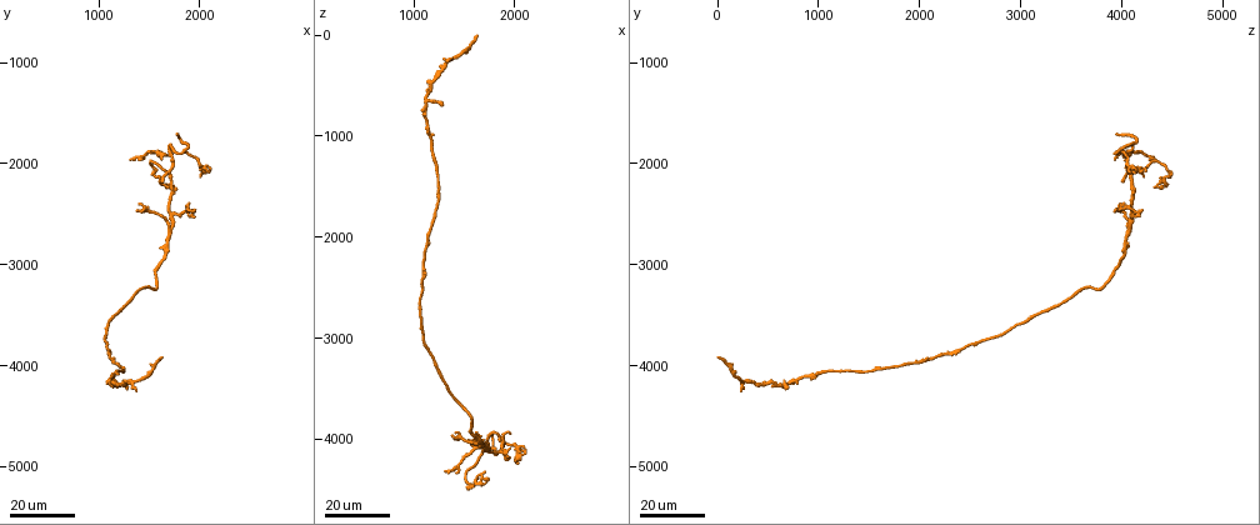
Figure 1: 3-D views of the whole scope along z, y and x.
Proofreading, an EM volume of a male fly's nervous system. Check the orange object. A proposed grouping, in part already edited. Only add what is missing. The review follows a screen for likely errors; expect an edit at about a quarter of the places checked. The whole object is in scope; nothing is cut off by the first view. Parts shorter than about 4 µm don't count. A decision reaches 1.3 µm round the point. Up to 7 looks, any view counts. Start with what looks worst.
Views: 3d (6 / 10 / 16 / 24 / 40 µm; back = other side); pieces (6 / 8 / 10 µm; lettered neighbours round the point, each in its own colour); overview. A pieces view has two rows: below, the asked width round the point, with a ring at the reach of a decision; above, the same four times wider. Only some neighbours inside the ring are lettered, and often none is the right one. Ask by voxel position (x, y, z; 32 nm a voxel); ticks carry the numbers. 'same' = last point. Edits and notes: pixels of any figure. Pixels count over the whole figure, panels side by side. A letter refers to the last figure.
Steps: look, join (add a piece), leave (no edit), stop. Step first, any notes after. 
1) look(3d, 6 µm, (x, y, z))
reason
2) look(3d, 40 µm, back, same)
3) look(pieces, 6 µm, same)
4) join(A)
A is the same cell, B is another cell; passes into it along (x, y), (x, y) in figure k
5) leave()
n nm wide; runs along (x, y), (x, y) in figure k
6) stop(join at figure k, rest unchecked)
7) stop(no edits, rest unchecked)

look(3d, 16 µm, (1600, 3900, 20))
long arm stops here

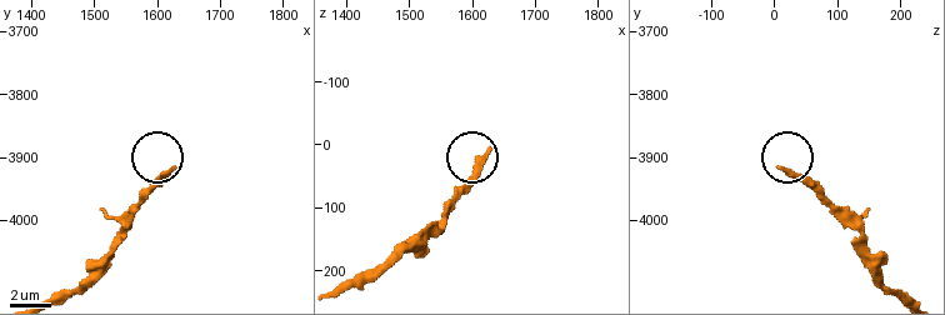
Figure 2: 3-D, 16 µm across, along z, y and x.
look(pieces, 6 µm, (1625, 3915, 10))
what lies round it

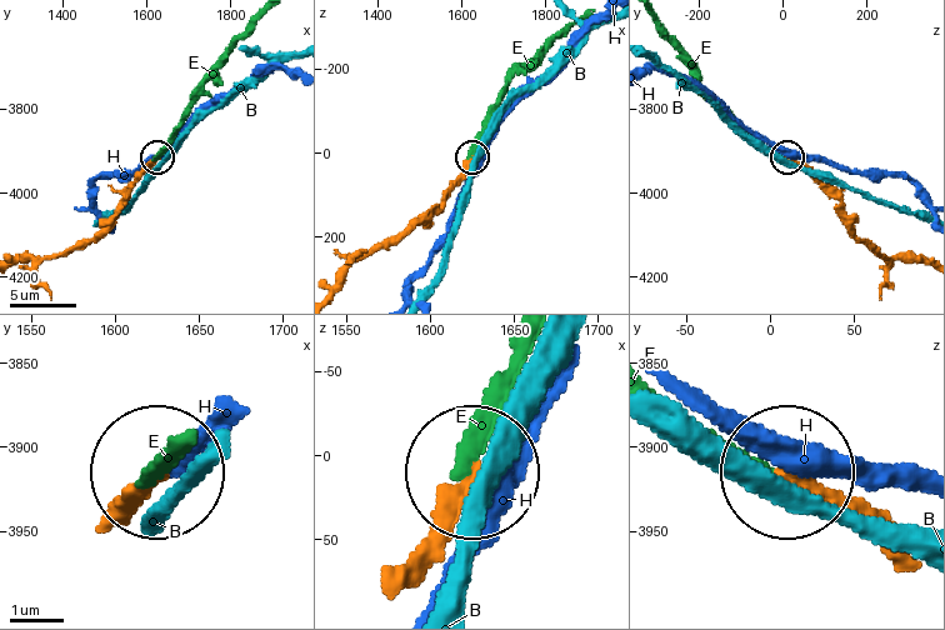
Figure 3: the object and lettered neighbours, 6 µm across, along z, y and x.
join(E)
E is the same cell, B and H are other cells; passes into it along (109, 523), (168, 451) in figure 3; the neuron continues

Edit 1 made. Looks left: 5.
look(overview)

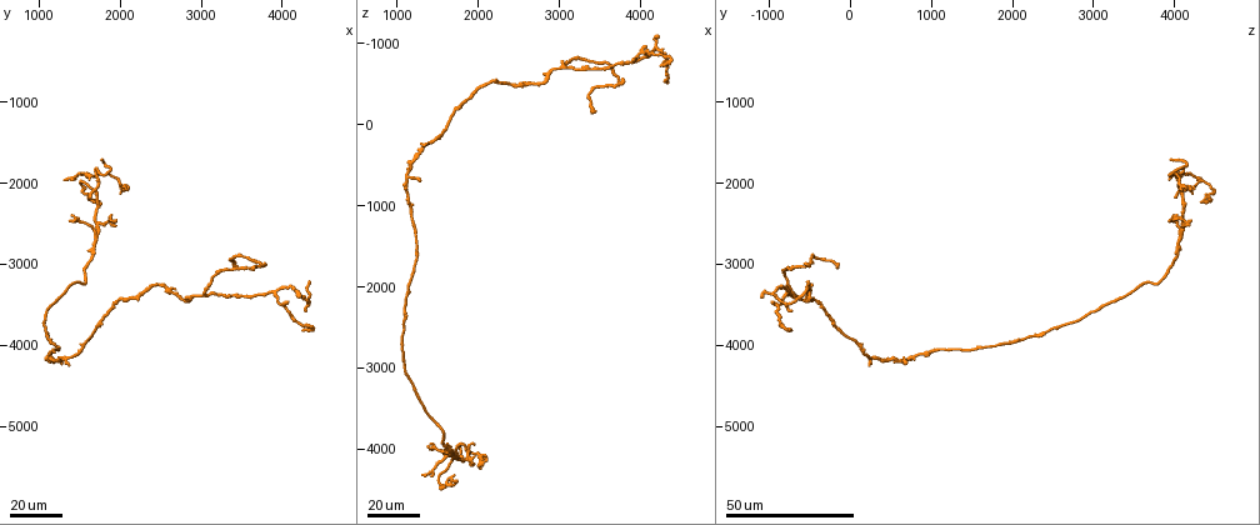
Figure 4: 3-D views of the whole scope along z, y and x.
look(3d, 40 µm, (1300, 4200, 700))
free end

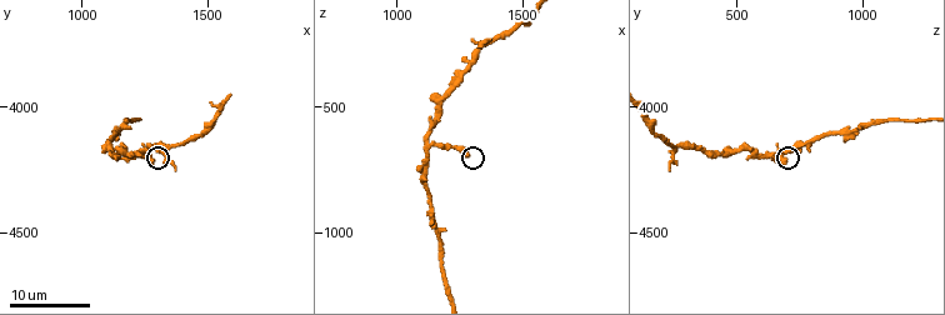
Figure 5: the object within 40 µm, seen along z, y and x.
look(pieces, 6 µm, (1280, 4210, 690))

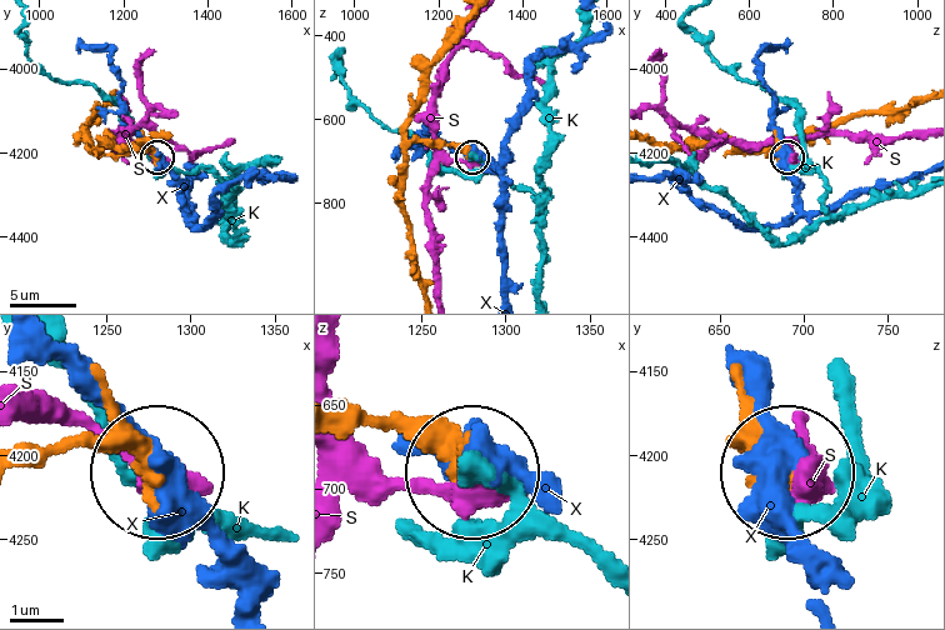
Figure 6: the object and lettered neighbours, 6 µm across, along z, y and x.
leave()
K, S and X are other cells; runs along (26, 461), (120, 449), (156, 471) in figure 6; no lettered piece goes on from it

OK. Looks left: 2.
look(3d, 24 µm, (1660, 2180, 4000))
an open end

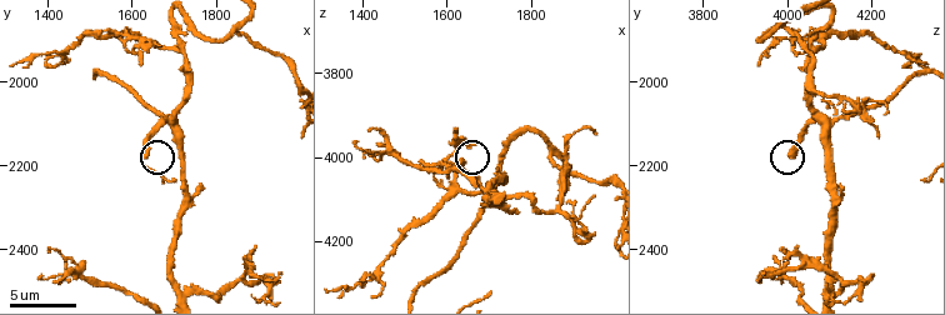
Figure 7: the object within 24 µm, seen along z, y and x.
look(pieces, 10 µm, (1635, 2170, 4005))
see the neighbours

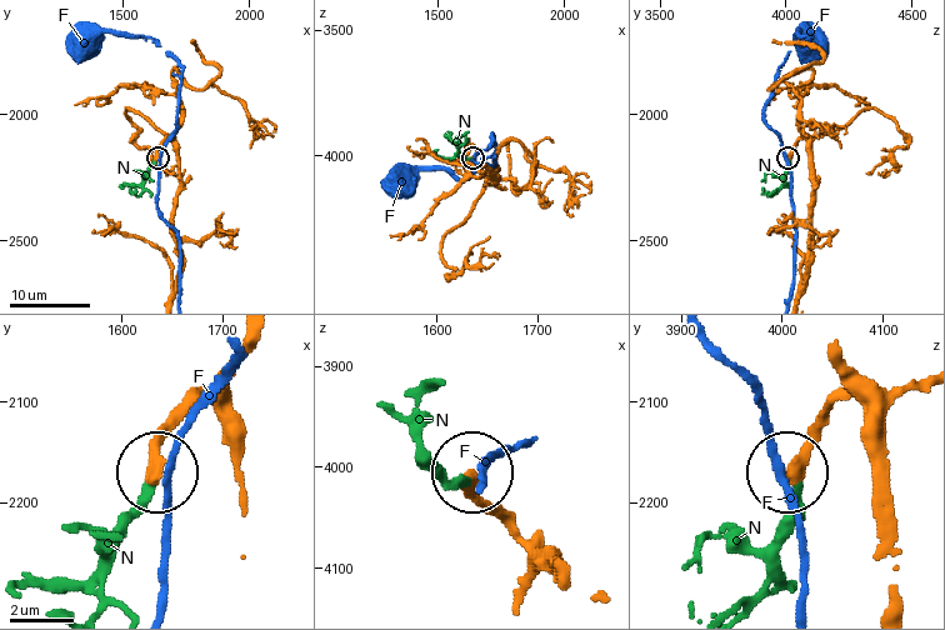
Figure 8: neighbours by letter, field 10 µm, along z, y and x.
join(N)
N is the same cell, F is another cell; passes into it along (516, 529), (434, 461) in figure 8; the neuron continues

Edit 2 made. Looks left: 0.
stop(join at figure 3, join at figure 8, rest unchecked)

